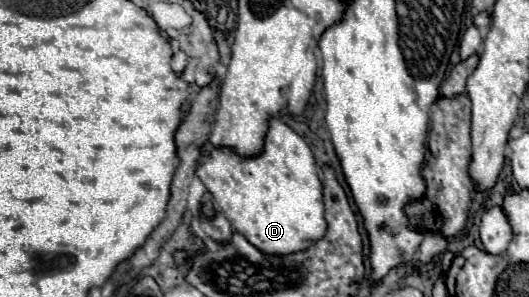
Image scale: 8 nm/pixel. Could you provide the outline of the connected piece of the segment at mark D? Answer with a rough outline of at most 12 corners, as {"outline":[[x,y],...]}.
{"outline":[[281,118],[263,150],[215,148],[197,176],[267,254],[325,234],[313,152]]}

